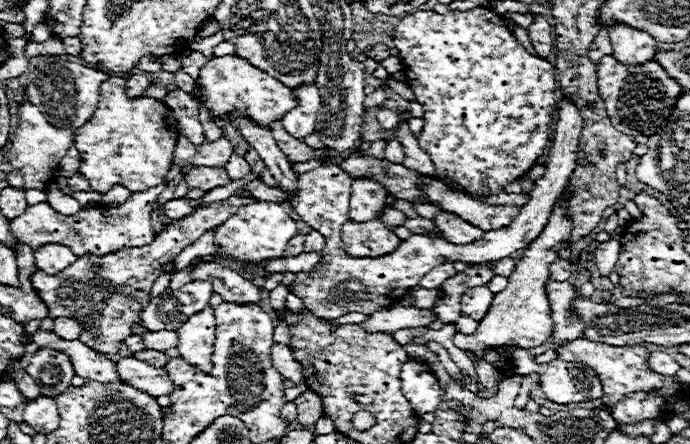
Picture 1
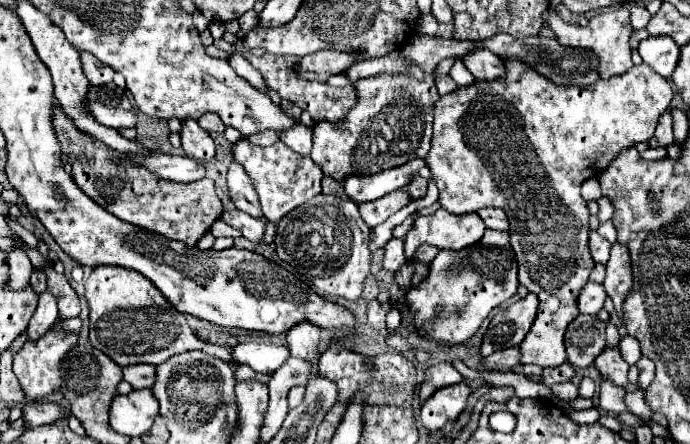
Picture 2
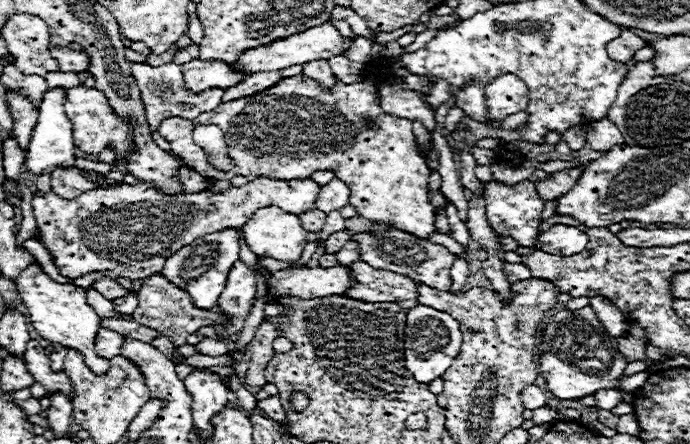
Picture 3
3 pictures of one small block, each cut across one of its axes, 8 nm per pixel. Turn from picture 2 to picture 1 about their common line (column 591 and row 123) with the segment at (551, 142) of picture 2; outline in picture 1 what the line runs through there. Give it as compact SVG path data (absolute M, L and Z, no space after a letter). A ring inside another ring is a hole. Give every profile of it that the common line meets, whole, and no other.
M218 56L218 58L212 58L208 64L204 64L200 68L200 76L190 94L196 102L204 98L212 120L224 118L228 112L236 110L246 114L254 124L262 128L268 128L272 122L282 120L286 112L298 106L298 98L292 88L280 84L278 80L270 78L266 72L254 68L244 58L238 58L238 56ZM108 78L102 86L100 86L100 102L96 112L90 116L88 124L84 124L82 128L76 130L74 136L74 146L80 152L80 174L88 180L90 188L94 192L106 194L112 186L122 184L124 188L128 188L130 192L144 192L152 186L158 186L166 180L166 174L170 170L170 162L174 156L174 148L176 148L176 116L174 112L160 100L154 98L138 98L132 100L126 96L124 92L126 82L124 78ZM156 122L164 122L164 128L156 128Z

